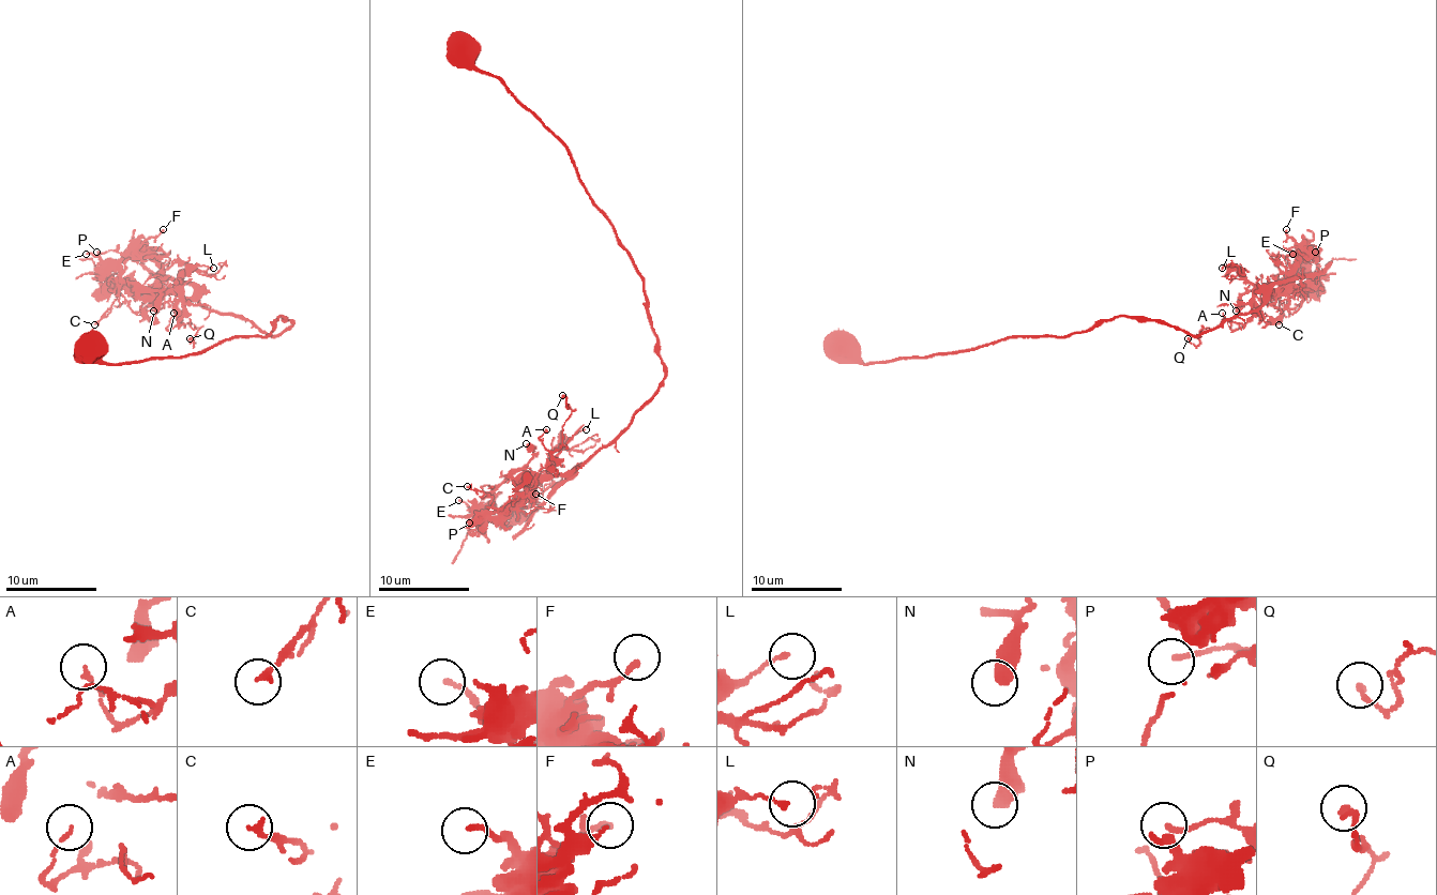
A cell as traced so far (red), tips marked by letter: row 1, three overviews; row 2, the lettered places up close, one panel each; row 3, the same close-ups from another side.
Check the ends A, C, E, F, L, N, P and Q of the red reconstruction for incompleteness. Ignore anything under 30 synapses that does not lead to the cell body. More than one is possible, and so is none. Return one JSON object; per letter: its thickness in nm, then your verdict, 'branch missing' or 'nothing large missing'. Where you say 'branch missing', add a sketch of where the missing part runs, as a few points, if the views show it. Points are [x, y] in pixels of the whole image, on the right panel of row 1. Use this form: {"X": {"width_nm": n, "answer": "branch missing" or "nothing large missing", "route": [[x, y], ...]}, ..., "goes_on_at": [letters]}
{"A": {"width_nm": 130, "answer": "nothing large missing"}, "C": {"width_nm": 180, "answer": "nothing large missing"}, "E": {"width_nm": 150, "answer": "nothing large missing"}, "F": {"width_nm": 160, "answer": "nothing large missing"}, "L": {"width_nm": 140, "answer": "nothing large missing"}, "N": {"width_nm": 500, "answer": "nothing large missing"}, "P": {"width_nm": 160, "answer": "nothing large missing"}, "Q": {"width_nm": 190, "answer": "nothing large missing"}, "goes_on_at": []}

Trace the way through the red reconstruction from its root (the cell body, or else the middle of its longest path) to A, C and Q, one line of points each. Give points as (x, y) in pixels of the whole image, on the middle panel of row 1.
A: (463, 52), (568, 150), (643, 279), (665, 373), (633, 421), (568, 473), (549, 473), (546, 429)
C: (463, 52), (568, 150), (643, 279), (665, 373), (633, 421), (572, 470), (513, 470), (489, 496), (467, 486)
Q: (463, 52), (568, 150), (643, 279), (665, 380), (606, 445), (551, 475), (572, 413), (562, 395)

